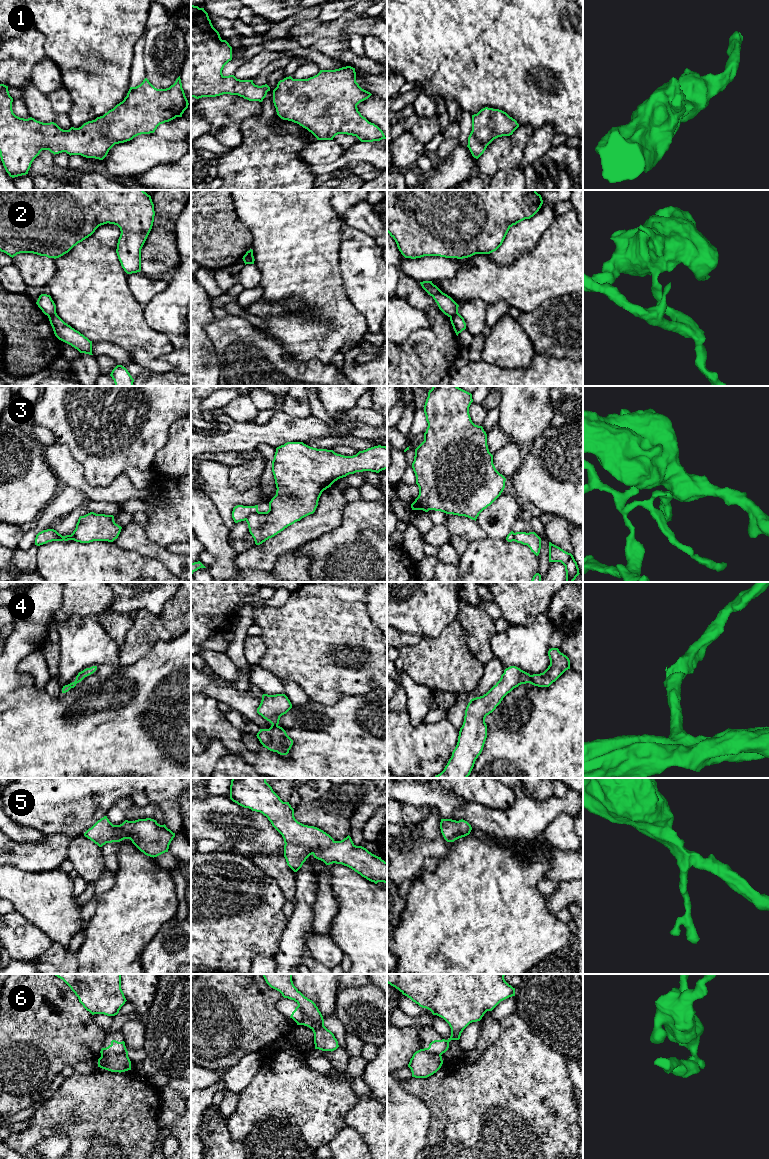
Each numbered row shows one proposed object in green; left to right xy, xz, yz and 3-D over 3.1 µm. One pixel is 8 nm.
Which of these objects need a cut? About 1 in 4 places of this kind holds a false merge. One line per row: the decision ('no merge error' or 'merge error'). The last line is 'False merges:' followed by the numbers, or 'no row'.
1: no merge error
2: merge error
3: merge error
4: no merge error
5: no merge error
6: merge error
False merges: 2, 3, 6

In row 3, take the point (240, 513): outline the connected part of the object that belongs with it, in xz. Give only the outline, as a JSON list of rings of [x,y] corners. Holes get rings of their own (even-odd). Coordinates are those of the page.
[[[237,505],[233,508],[232,518],[235,523],[238,523],[241,521],[245,521],[247,517],[253,512],[259,512],[258,505],[255,506]]]

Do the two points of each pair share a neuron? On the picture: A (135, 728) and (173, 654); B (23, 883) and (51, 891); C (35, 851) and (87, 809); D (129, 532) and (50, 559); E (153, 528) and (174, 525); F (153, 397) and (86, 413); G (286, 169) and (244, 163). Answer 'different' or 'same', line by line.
A: same
B: same
C: different
D: different
E: same
F: same
G: same

